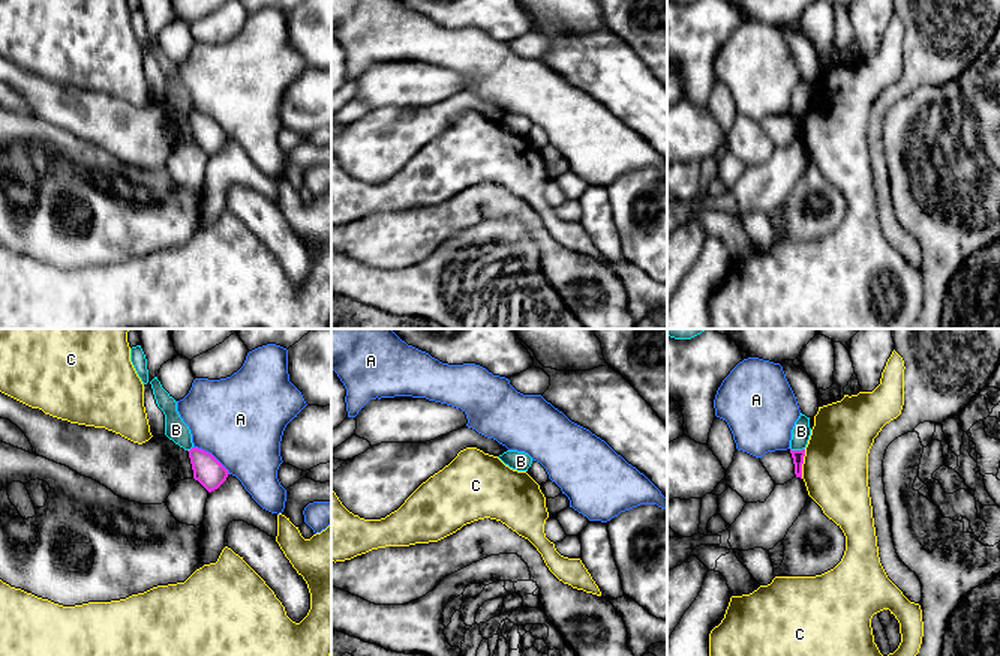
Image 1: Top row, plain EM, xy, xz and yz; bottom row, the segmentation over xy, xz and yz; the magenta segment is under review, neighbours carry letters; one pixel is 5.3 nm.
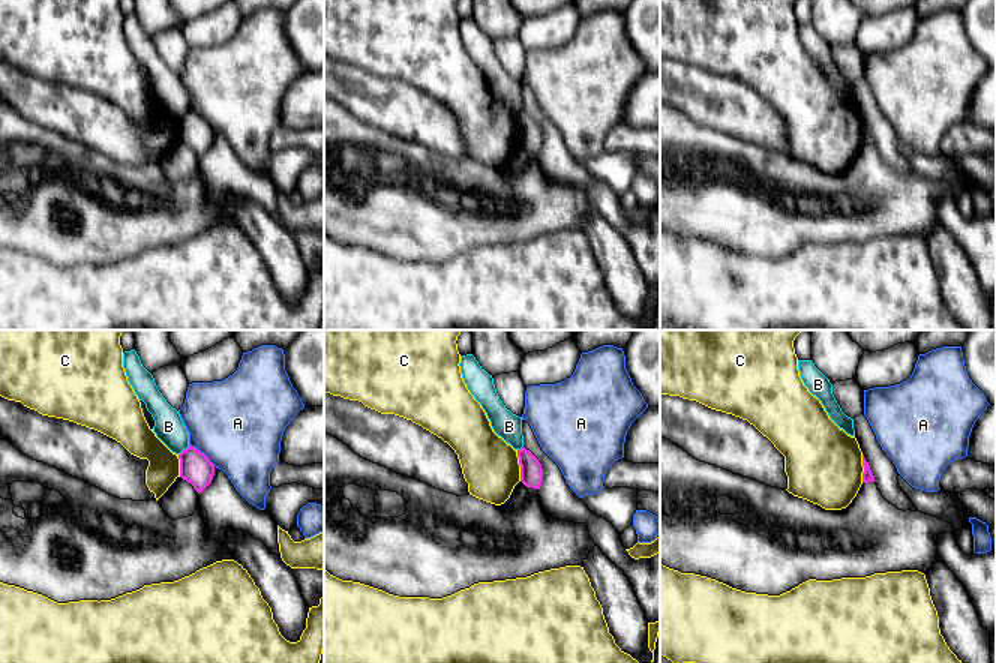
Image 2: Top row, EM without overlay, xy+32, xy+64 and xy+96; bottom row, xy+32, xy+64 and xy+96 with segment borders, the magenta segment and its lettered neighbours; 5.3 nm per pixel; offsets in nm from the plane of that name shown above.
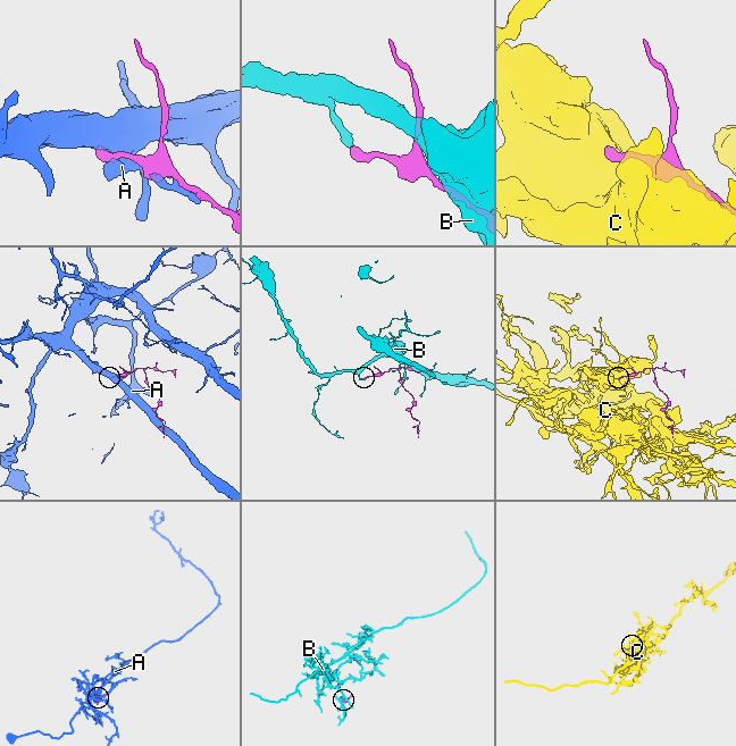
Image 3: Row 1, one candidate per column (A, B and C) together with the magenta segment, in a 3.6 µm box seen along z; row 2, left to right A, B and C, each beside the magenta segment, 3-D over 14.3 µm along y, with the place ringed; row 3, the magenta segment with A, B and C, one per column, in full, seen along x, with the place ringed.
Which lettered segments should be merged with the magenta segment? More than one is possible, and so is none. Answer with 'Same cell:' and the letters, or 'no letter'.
Same cell: no letter

